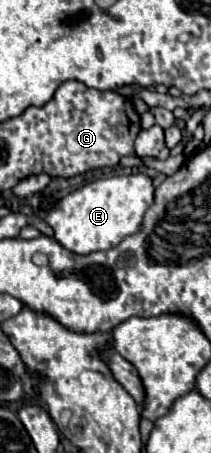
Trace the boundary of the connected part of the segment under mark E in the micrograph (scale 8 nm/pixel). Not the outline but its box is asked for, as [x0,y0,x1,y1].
[41,173,153,255]

